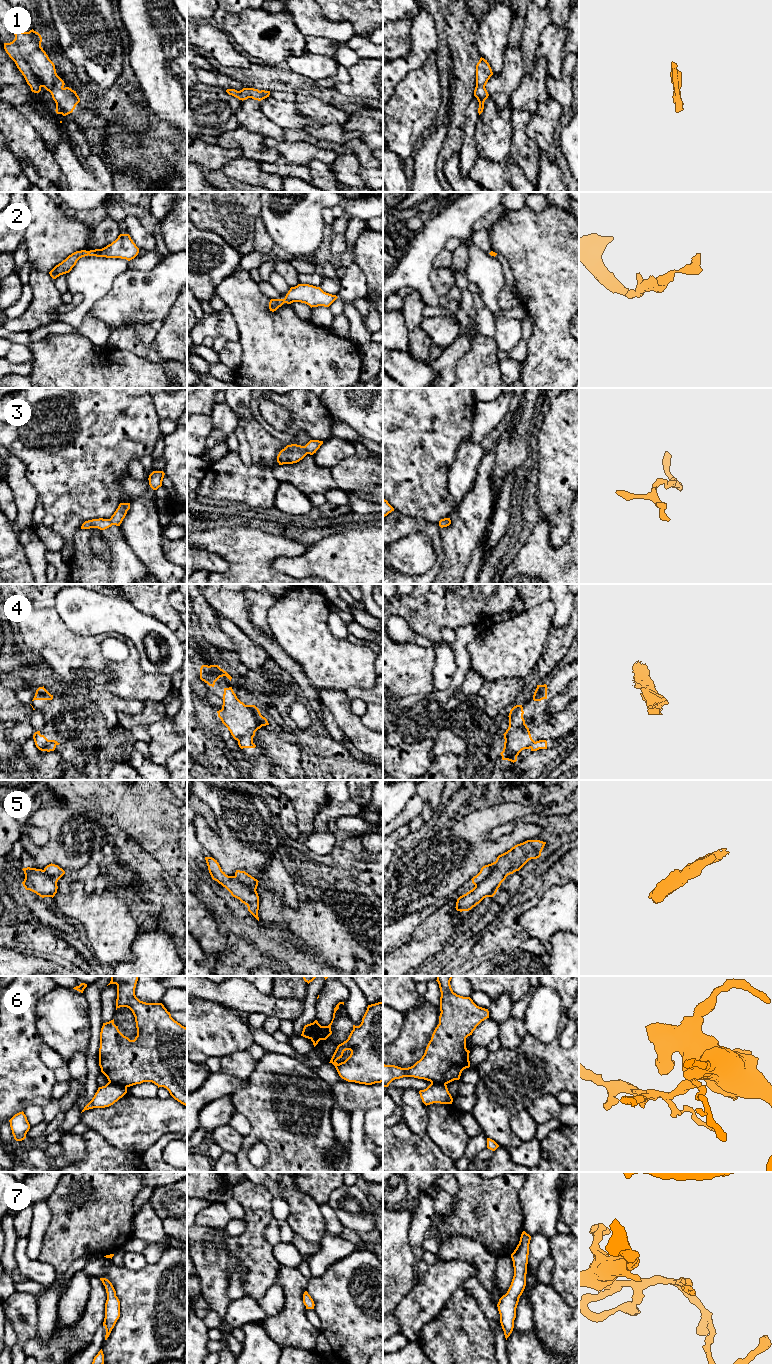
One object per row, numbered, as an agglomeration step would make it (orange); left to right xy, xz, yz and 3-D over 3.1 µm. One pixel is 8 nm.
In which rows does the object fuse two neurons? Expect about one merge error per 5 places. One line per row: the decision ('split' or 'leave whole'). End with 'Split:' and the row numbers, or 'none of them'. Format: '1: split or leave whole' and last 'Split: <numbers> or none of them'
1: leave whole
2: leave whole
3: leave whole
4: split
5: split
6: split
7: leave whole
Split: 4, 5, 6

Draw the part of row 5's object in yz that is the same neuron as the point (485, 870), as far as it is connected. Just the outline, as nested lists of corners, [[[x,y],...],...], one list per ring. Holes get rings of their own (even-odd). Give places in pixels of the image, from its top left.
[[[494,862],[483,866],[481,868],[480,872],[471,879],[472,883],[474,885],[478,885],[480,882],[482,882],[484,879],[486,879],[487,876],[491,873],[493,867],[494,867]]]

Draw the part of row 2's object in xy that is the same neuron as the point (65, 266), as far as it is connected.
[[[120,234],[111,244],[102,249],[81,250],[69,255],[65,260],[56,265],[50,272],[50,276],[56,279],[60,275],[69,273],[77,261],[85,256],[96,256],[106,258],[121,258],[128,261],[134,259],[139,253],[139,248],[133,242],[129,234]]]

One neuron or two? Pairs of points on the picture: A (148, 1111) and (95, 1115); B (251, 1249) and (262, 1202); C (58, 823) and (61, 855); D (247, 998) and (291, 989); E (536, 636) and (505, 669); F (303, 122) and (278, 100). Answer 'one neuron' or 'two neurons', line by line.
A: one neuron
B: one neuron
C: one neuron
D: two neurons
E: one neuron
F: one neuron

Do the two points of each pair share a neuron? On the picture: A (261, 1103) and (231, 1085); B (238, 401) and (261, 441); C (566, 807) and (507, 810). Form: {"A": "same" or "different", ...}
{"A": "different", "B": "same", "C": "different"}

